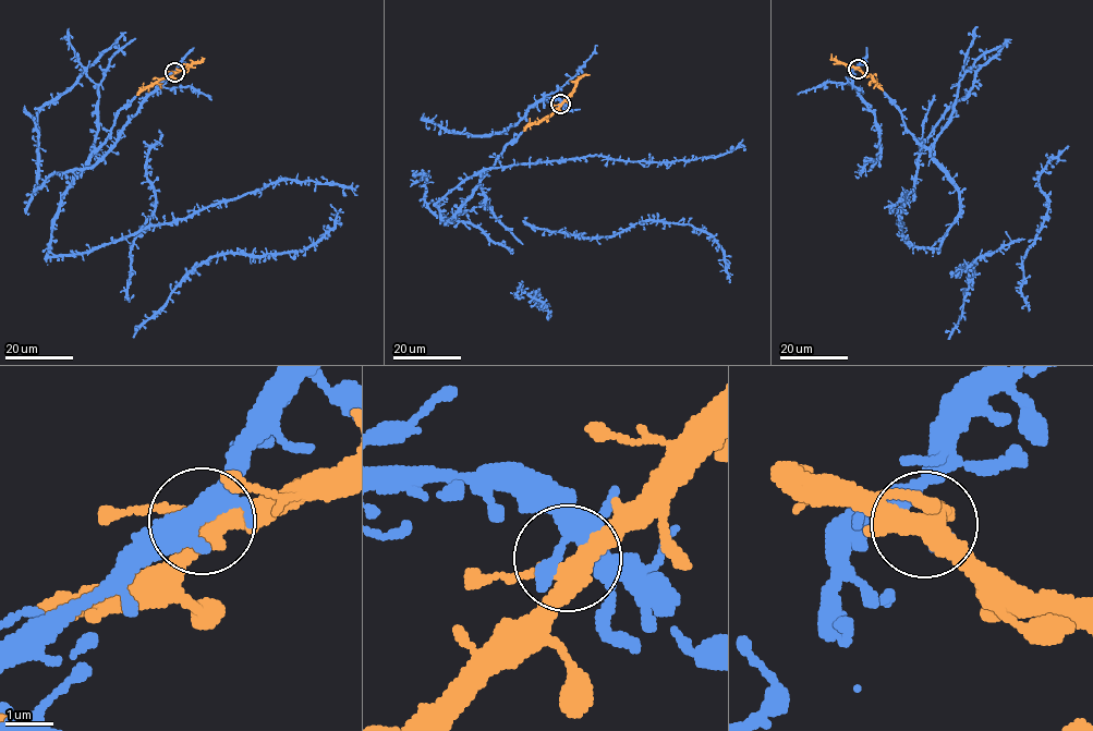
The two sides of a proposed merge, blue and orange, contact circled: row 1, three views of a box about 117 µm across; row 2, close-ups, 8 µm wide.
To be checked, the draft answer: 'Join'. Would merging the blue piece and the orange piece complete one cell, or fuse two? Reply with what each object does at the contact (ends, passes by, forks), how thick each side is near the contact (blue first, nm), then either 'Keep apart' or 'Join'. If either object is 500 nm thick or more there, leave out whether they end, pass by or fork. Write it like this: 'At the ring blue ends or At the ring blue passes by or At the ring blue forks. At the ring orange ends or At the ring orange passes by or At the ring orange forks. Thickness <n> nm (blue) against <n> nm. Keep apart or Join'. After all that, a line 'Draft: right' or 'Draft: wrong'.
At the ring blue passes by. At the ring orange forks. Thickness 360 nm (blue) against 360 nm. Join
Draft: right

